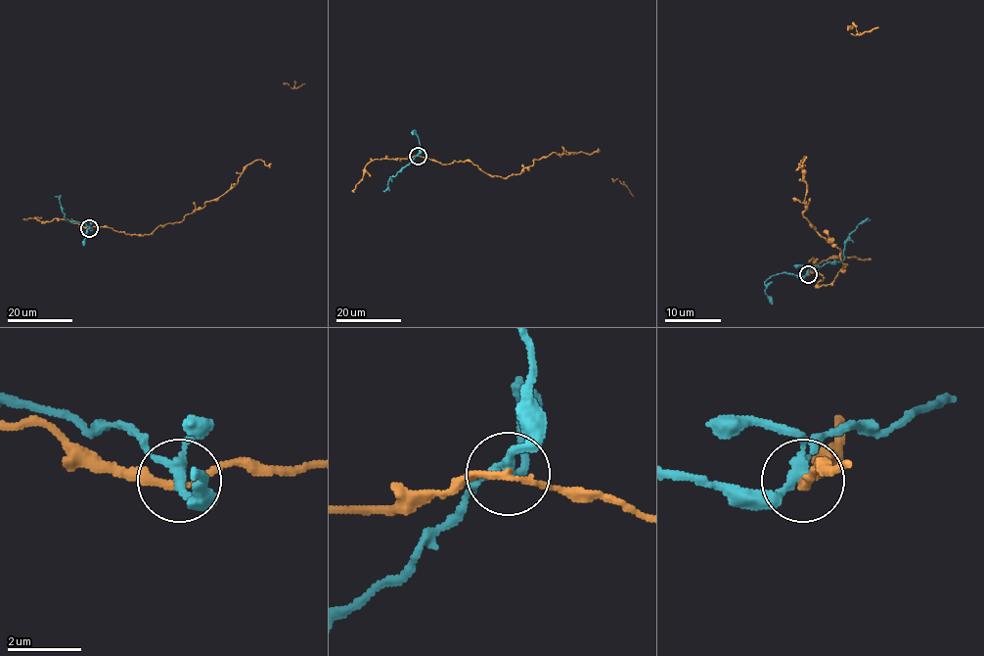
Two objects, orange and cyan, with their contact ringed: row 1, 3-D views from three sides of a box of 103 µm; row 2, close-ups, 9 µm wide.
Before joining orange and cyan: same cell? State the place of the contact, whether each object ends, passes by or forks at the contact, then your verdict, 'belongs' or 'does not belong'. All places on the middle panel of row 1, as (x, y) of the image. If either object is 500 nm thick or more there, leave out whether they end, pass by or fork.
(418, 156) | orange passes by | cyan forks | does not belong

